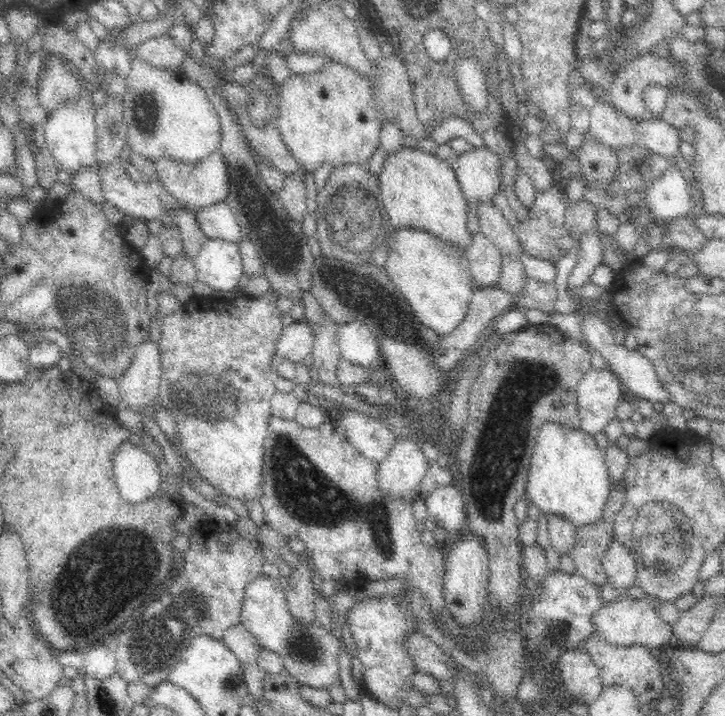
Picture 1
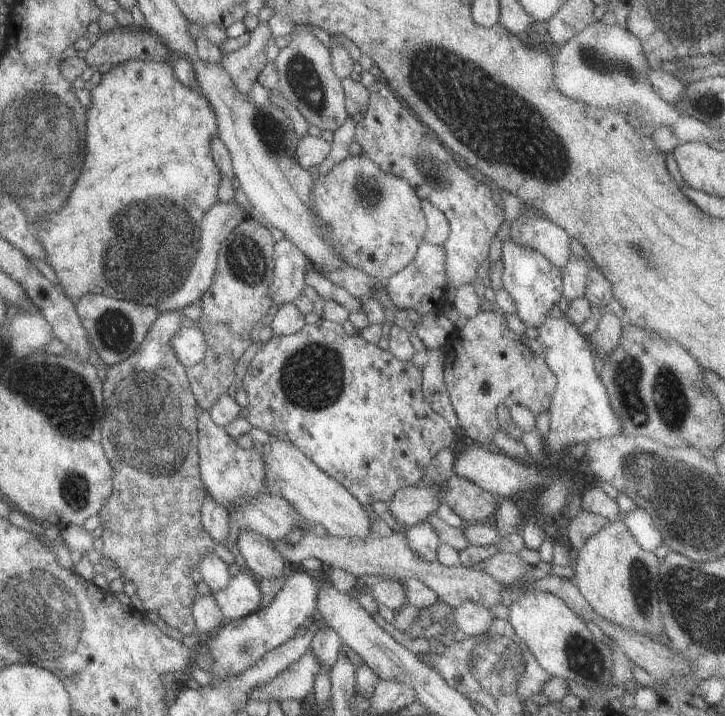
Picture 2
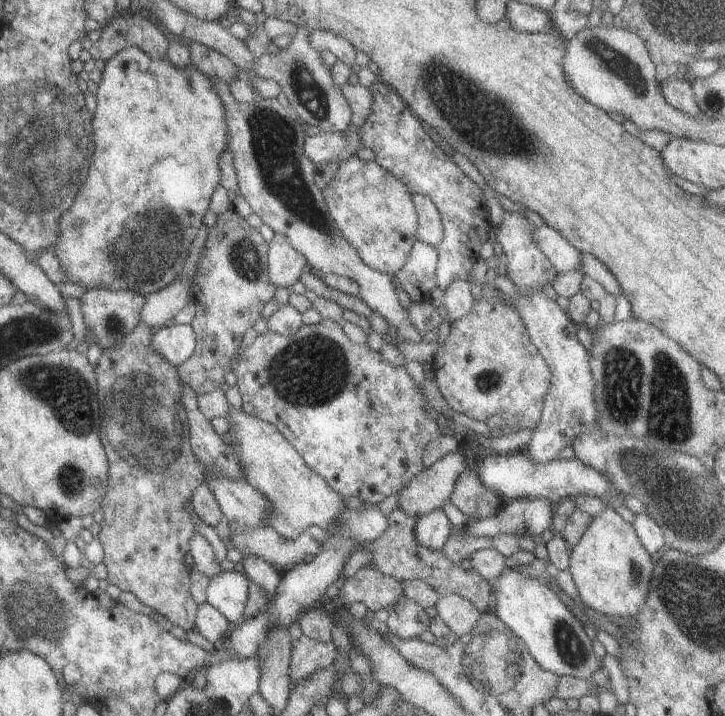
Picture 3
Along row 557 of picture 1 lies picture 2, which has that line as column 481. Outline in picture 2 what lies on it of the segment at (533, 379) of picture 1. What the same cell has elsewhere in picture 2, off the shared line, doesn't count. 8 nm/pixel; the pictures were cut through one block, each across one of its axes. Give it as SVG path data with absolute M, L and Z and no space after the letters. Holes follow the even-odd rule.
M451 474L443 482L441 500L465 522L465 524L479 524L495 510L499 498L481 490L467 478Z

